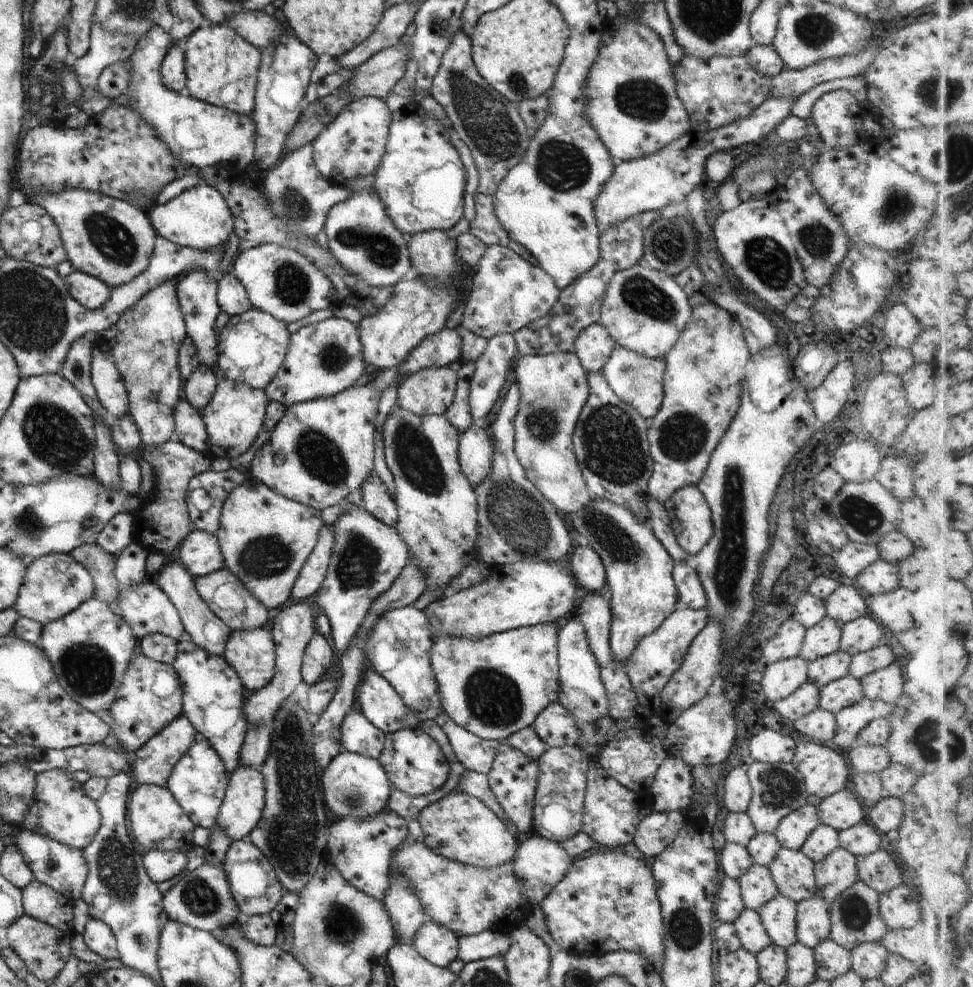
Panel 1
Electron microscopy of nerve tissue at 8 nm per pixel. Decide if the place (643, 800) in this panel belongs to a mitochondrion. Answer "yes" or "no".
no

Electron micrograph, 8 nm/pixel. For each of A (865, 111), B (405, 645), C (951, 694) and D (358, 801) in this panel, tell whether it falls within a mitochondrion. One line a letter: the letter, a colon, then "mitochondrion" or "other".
A: other
B: mitochondrion
C: other
D: mitochondrion

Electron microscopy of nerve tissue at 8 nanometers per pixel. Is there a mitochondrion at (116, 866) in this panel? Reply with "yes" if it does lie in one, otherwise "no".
yes

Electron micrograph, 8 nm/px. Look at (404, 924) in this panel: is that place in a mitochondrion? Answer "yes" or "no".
no

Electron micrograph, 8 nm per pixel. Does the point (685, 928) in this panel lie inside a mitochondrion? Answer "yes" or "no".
yes

